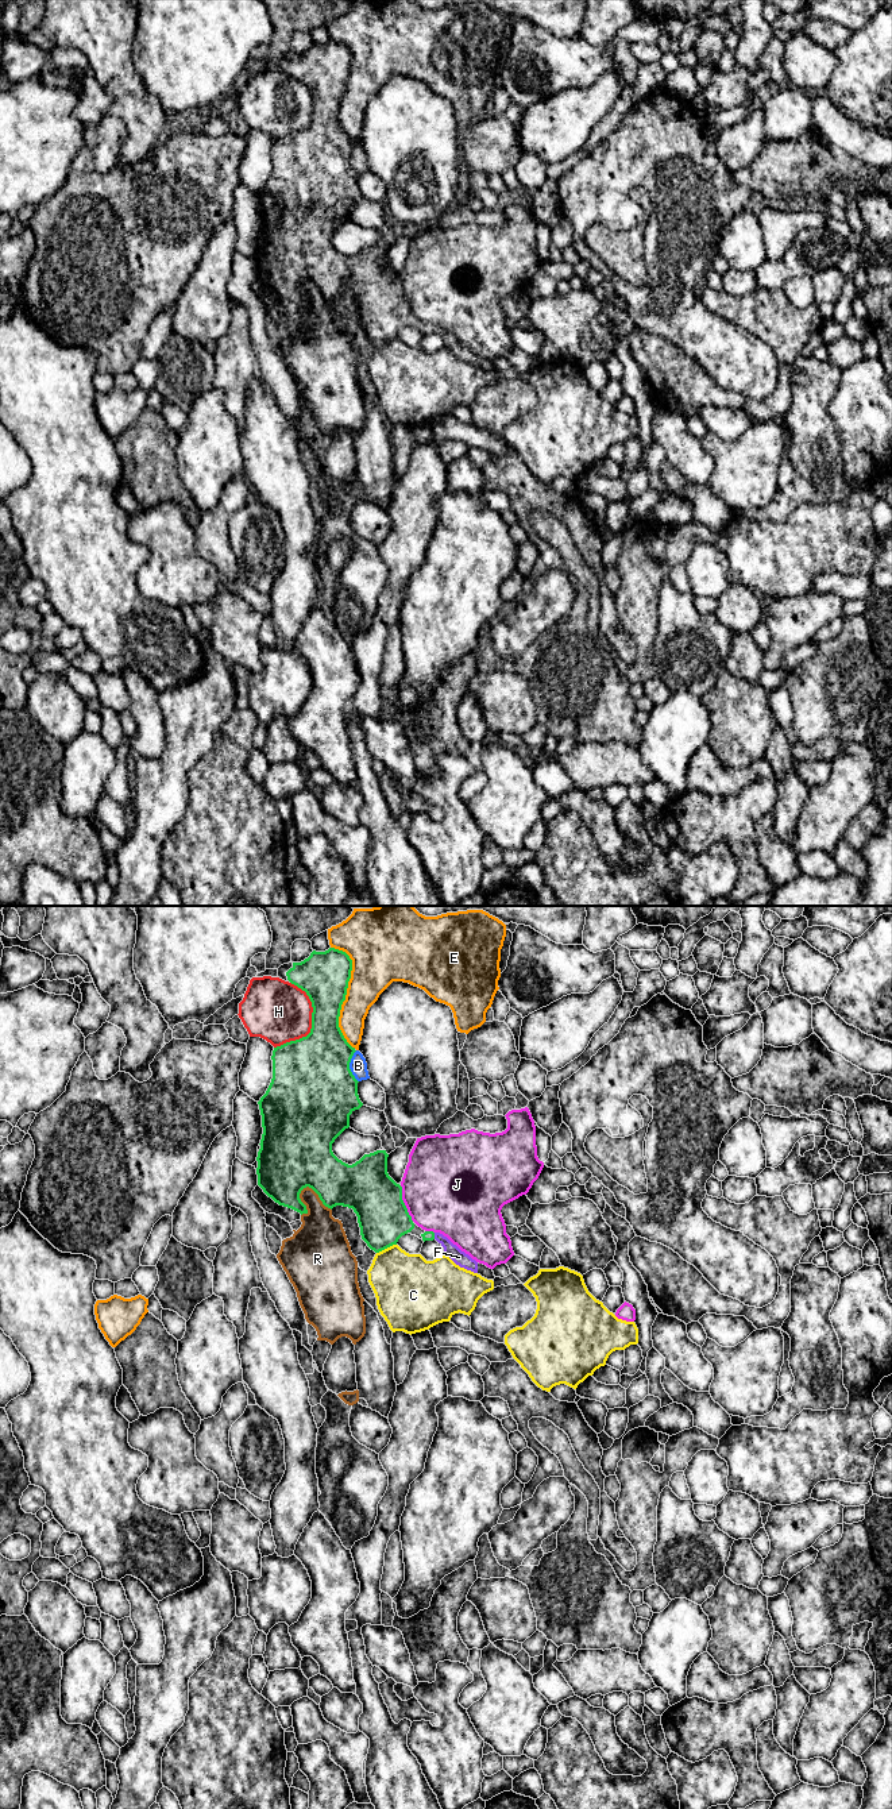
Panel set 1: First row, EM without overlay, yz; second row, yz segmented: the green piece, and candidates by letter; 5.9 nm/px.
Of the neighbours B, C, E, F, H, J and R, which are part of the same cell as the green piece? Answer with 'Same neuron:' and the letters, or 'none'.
Same neuron: F

